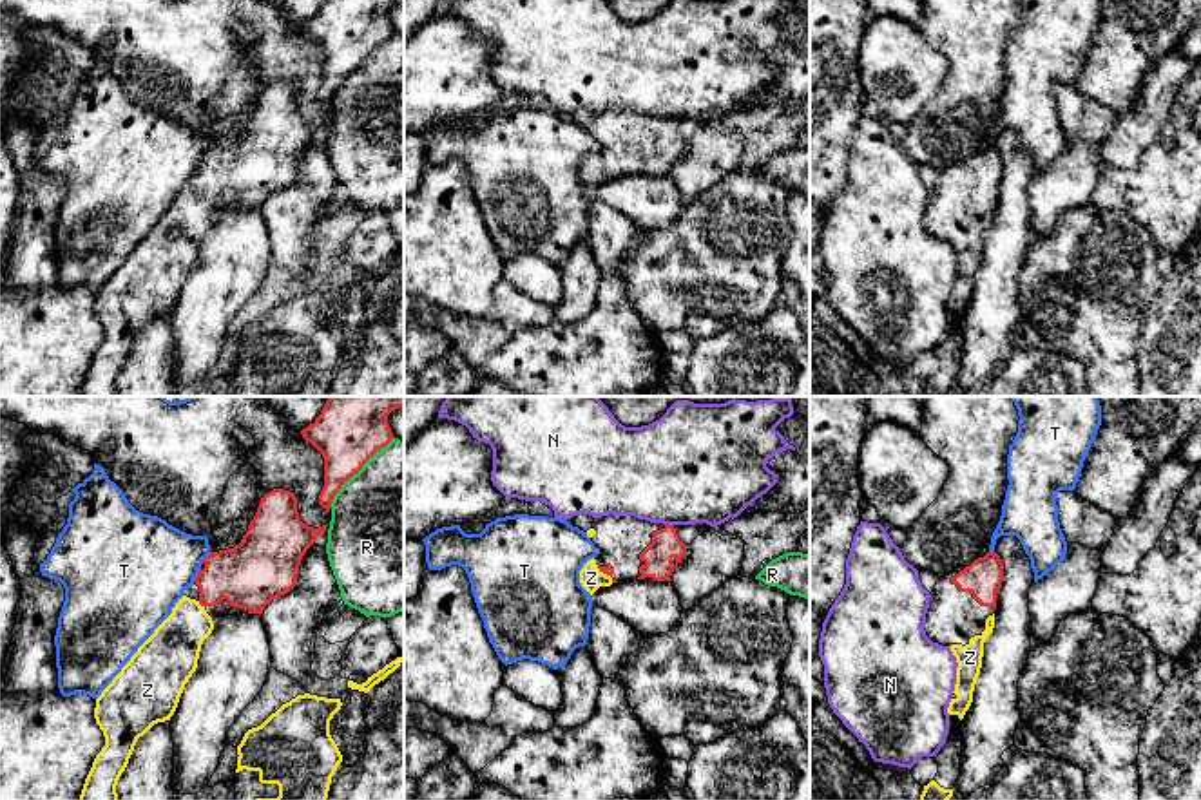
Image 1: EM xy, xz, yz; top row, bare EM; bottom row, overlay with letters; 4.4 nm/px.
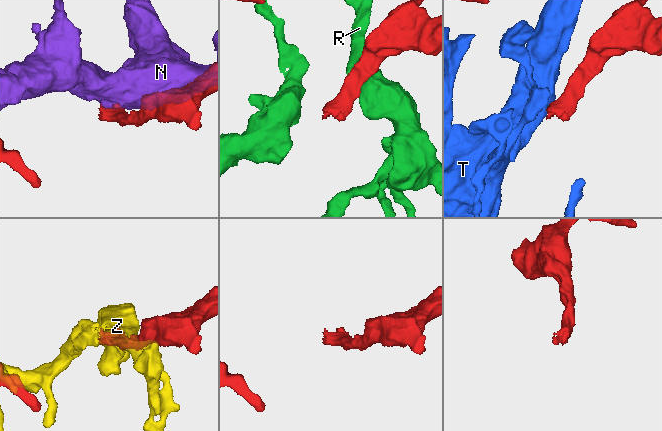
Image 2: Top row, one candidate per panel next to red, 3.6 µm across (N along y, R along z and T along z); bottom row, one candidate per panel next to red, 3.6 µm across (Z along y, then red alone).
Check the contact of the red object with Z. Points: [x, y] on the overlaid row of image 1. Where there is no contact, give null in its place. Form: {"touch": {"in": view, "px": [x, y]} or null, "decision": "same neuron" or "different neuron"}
{"touch": {"in": "xy", "px": [201, 605]}, "decision": "same neuron"}

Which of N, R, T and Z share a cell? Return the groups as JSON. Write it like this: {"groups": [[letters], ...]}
{"groups": [["N"], ["R"], ["T"], ["Z"]]}

